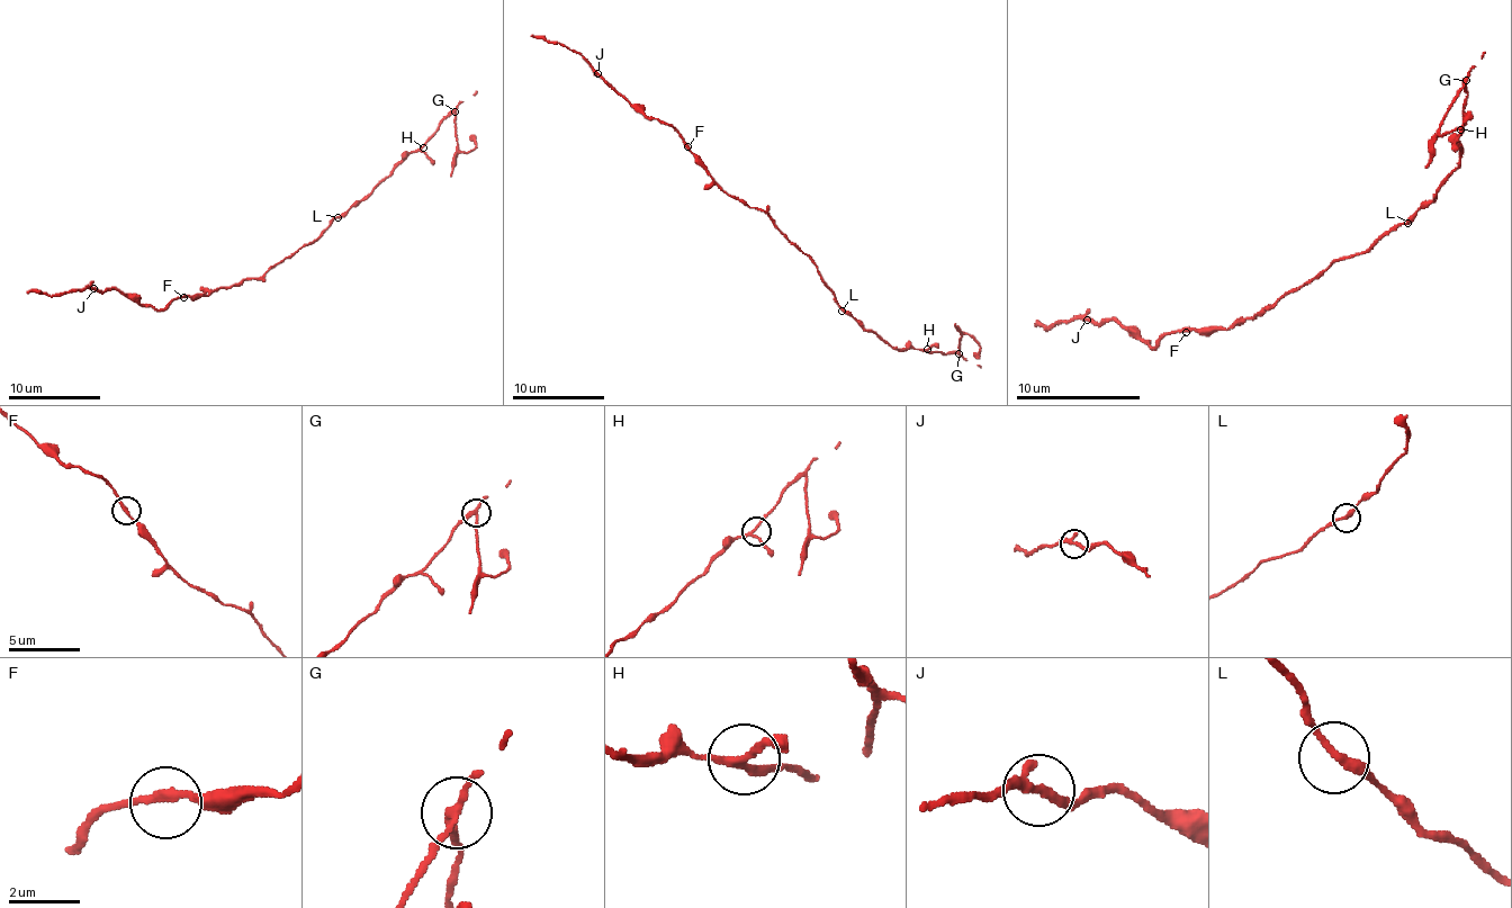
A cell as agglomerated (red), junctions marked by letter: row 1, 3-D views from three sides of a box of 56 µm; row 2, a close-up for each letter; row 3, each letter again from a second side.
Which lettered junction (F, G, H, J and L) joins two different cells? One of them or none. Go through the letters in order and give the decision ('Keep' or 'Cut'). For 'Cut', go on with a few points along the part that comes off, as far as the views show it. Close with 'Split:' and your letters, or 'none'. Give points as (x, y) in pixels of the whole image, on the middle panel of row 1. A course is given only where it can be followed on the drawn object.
F: Keep
G: Cut. Course of the part to remove: (960, 354), (960, 338), (964, 333), (980, 347), (978, 357)
H: Keep
J: Keep
L: Keep
Split: G

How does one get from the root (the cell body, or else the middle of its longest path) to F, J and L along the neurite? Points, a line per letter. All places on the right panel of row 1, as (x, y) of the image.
F: (1307, 281), (1286, 291), (1261, 313), (1240, 320), (1230, 329), (1189, 329), (1186, 332)
J: (1307, 281), (1230, 329), (1168, 332), (1155, 348), (1115, 320), (1087, 320)
L: (1307, 281), (1335, 260), (1367, 251), (1379, 239), (1407, 223)

